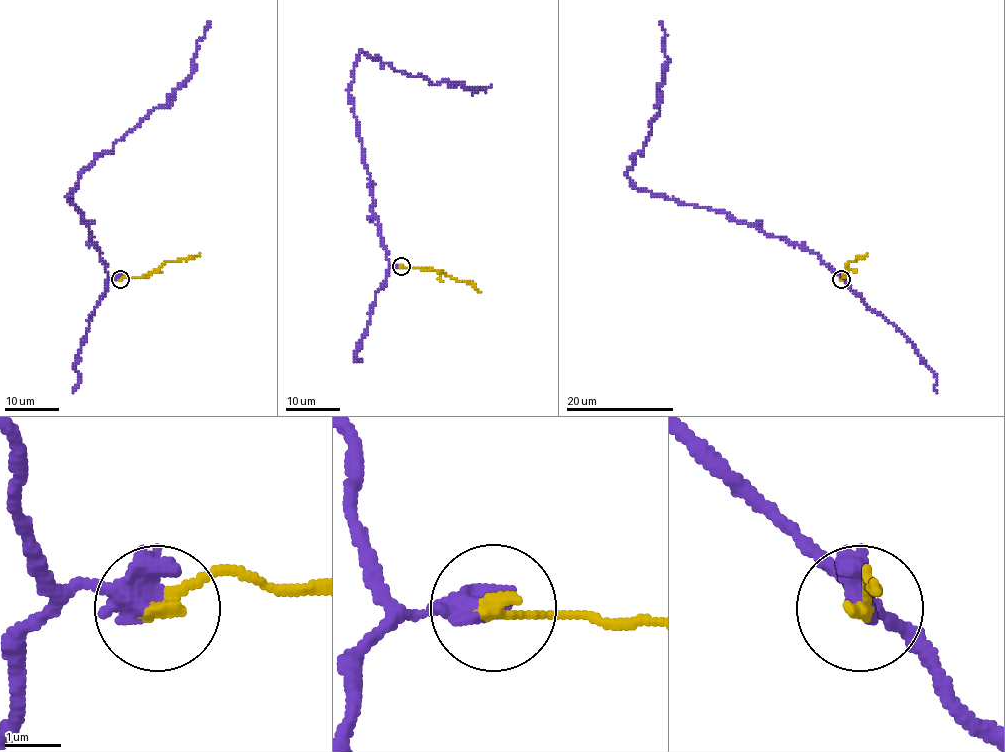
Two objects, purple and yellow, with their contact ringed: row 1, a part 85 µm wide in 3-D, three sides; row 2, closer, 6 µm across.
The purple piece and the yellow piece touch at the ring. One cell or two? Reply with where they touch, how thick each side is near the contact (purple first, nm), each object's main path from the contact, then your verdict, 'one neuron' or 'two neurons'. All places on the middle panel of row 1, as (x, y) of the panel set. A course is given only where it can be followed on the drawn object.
place (401, 266); calibres 550 and 240 nm; course purple (400, 267), (389, 263), (371, 210), (349, 97), (358, 54), (432, 84), (474, 92), (492, 85); course yellow (400, 267), (442, 271), (457, 280), (469, 282), (481, 292); two neurons

